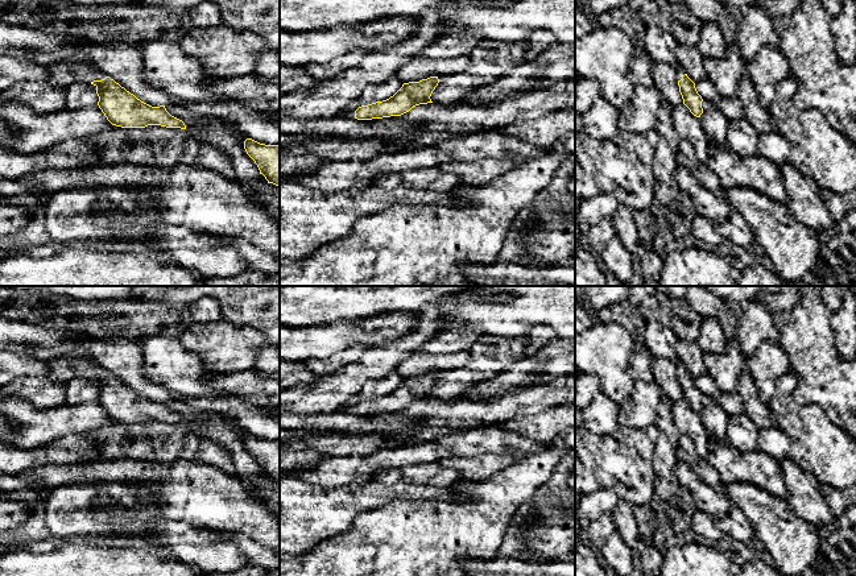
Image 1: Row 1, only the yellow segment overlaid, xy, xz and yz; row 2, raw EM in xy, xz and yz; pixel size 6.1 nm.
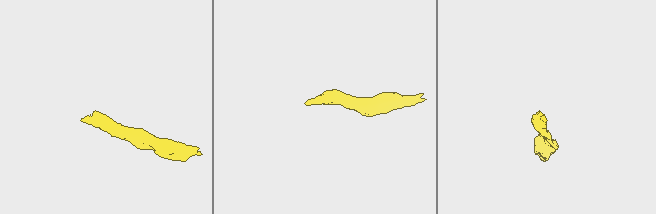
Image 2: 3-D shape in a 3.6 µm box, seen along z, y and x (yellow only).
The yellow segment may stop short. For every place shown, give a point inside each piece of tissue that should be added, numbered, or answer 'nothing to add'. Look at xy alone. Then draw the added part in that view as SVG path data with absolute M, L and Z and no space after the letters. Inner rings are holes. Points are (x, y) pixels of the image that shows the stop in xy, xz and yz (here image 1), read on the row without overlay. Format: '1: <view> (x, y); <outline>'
1: xy (62, 368); M38 349L28 356L45 362L49 368L46 378L57 384L67 384L75 377L91 378L106 373L106 369L94 360L82 360L73 356L58 355L49 349Z

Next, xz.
1: xz (342, 409); M342 403L342 405L339 405L336 413L355 414L355 406L356 406L356 405L344 406L344 405Z

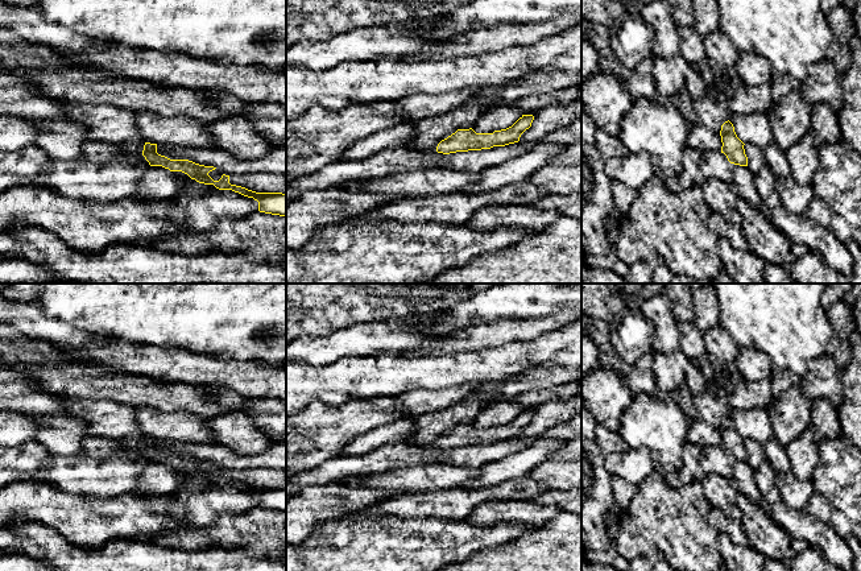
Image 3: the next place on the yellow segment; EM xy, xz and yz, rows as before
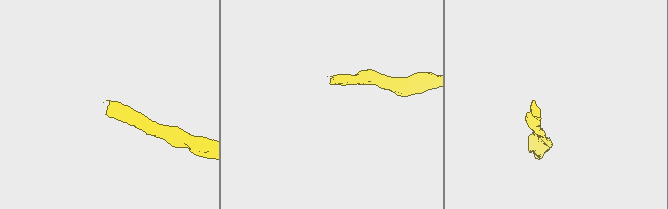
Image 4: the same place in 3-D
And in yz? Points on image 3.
nothing to add

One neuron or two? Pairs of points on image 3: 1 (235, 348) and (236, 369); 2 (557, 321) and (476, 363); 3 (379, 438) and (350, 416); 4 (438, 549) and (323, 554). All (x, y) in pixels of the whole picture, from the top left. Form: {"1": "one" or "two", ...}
{"1": "two", "2": "two", "3": "two", "4": "one"}

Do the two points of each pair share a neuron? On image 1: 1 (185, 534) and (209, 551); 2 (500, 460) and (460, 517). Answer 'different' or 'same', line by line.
1: same
2: different

